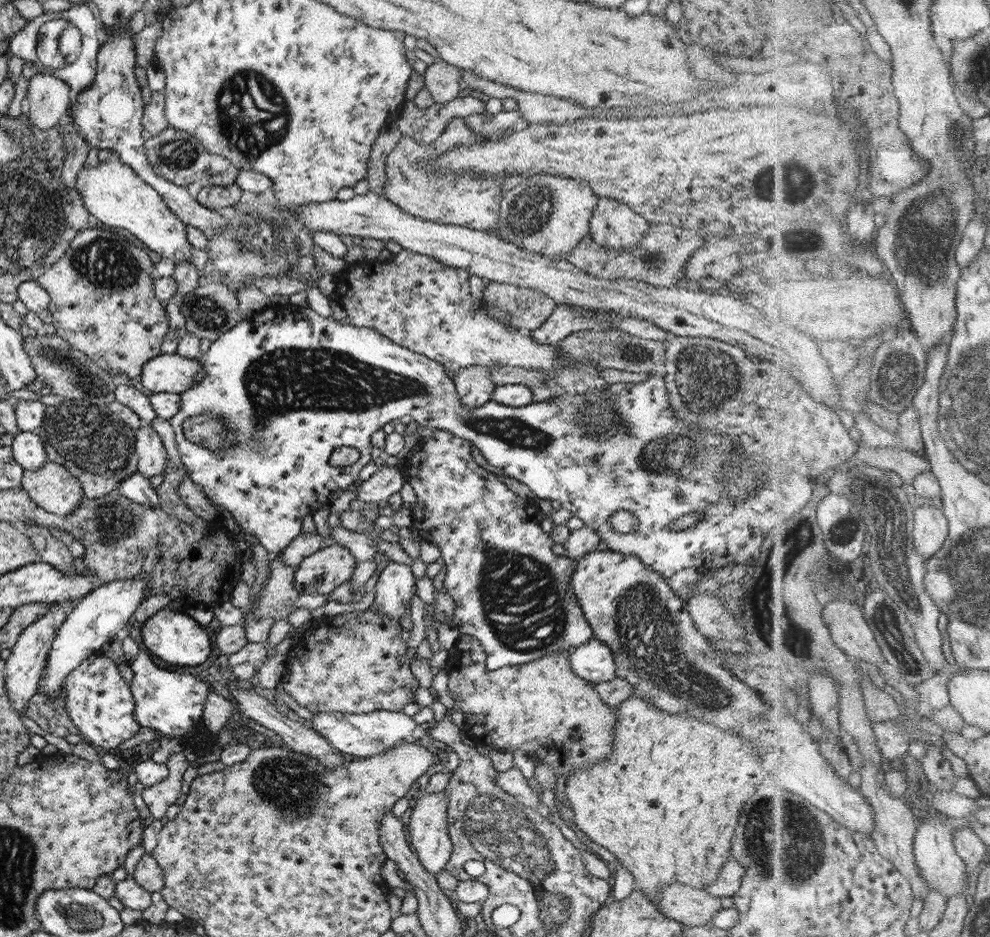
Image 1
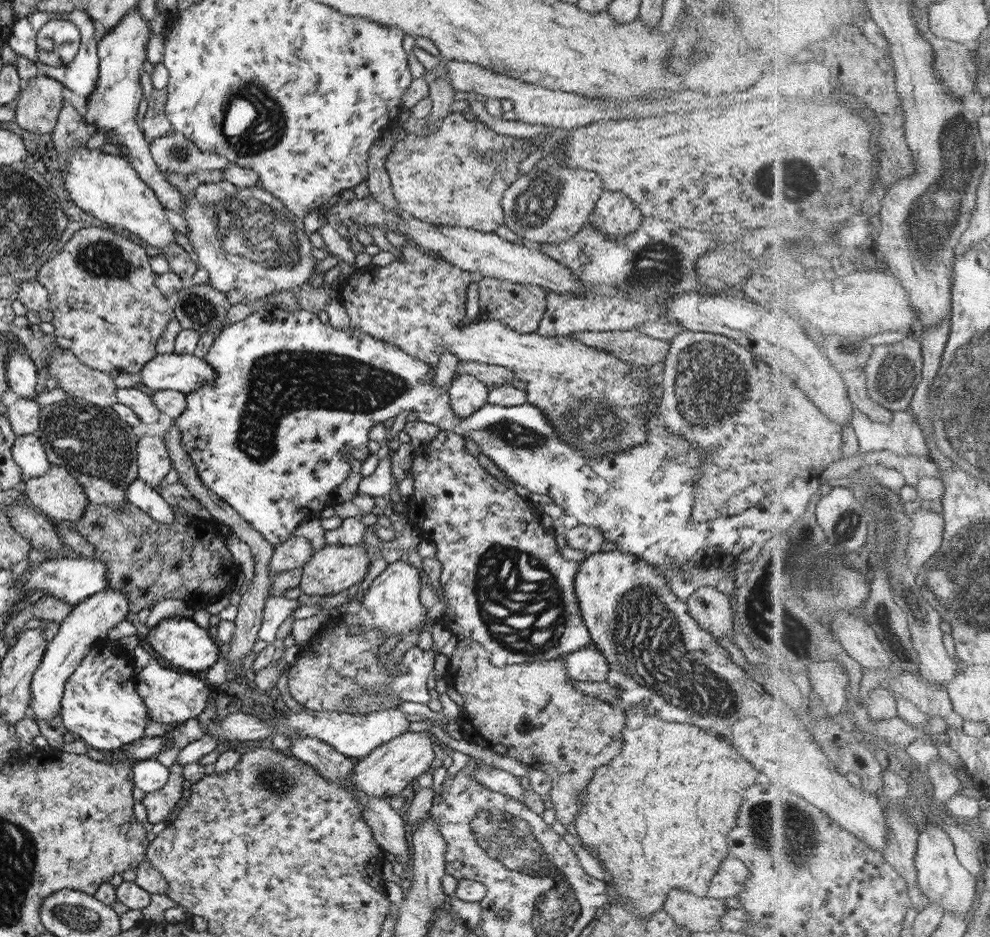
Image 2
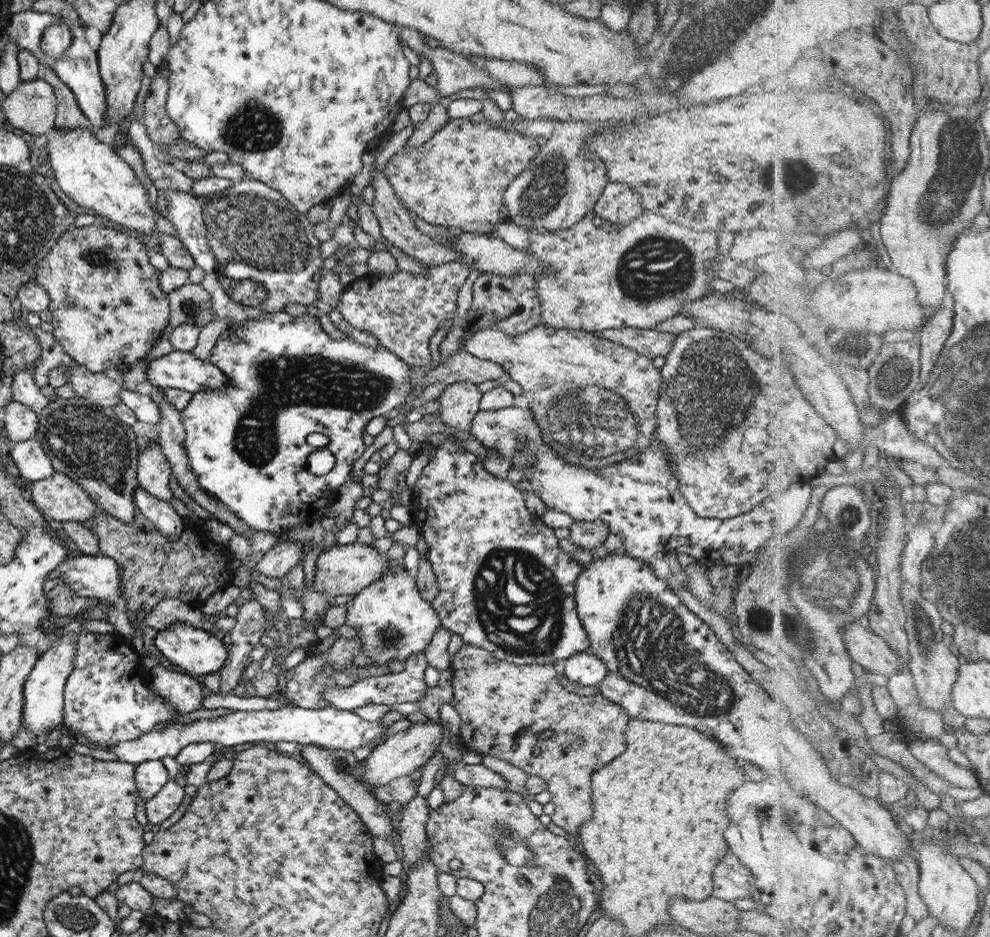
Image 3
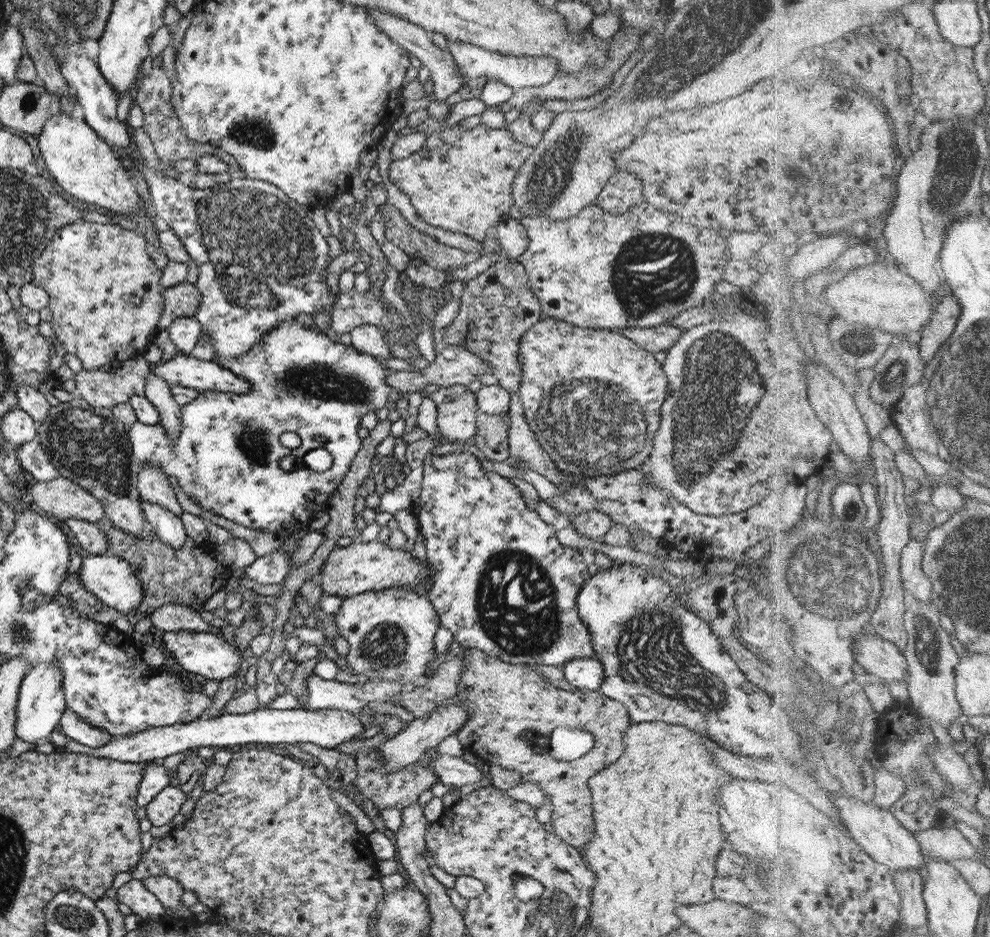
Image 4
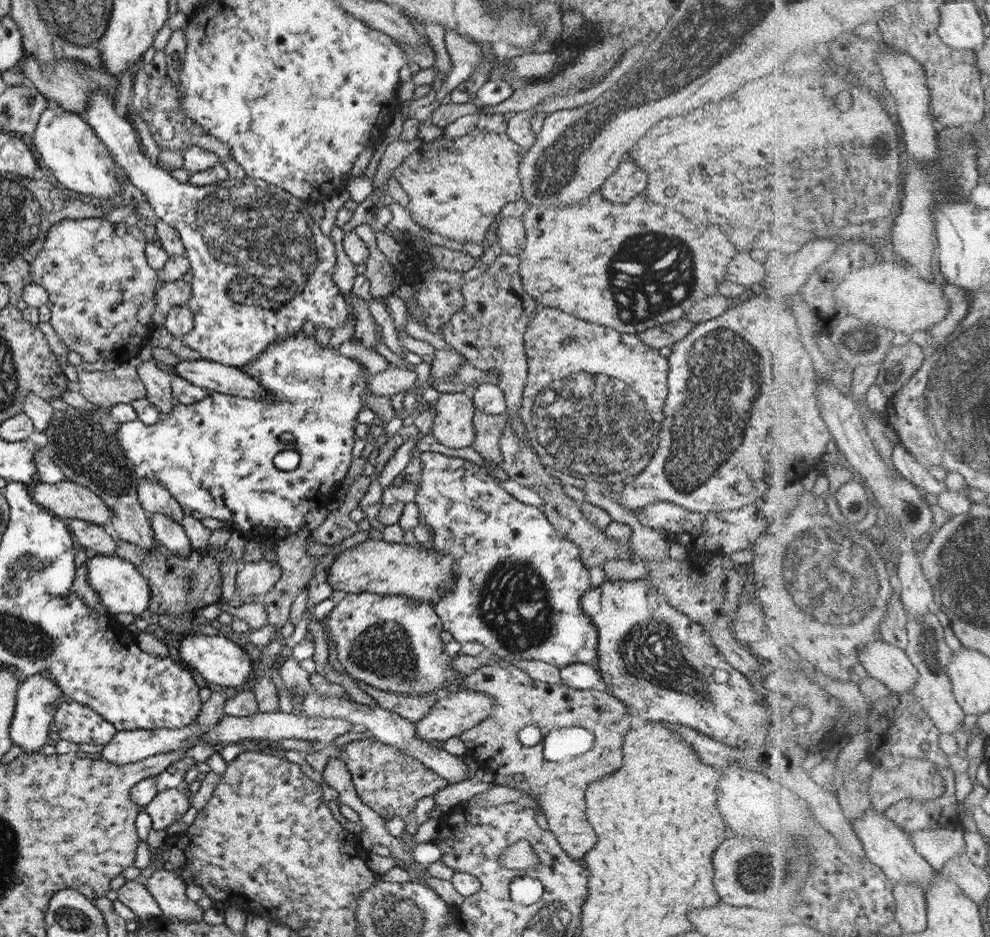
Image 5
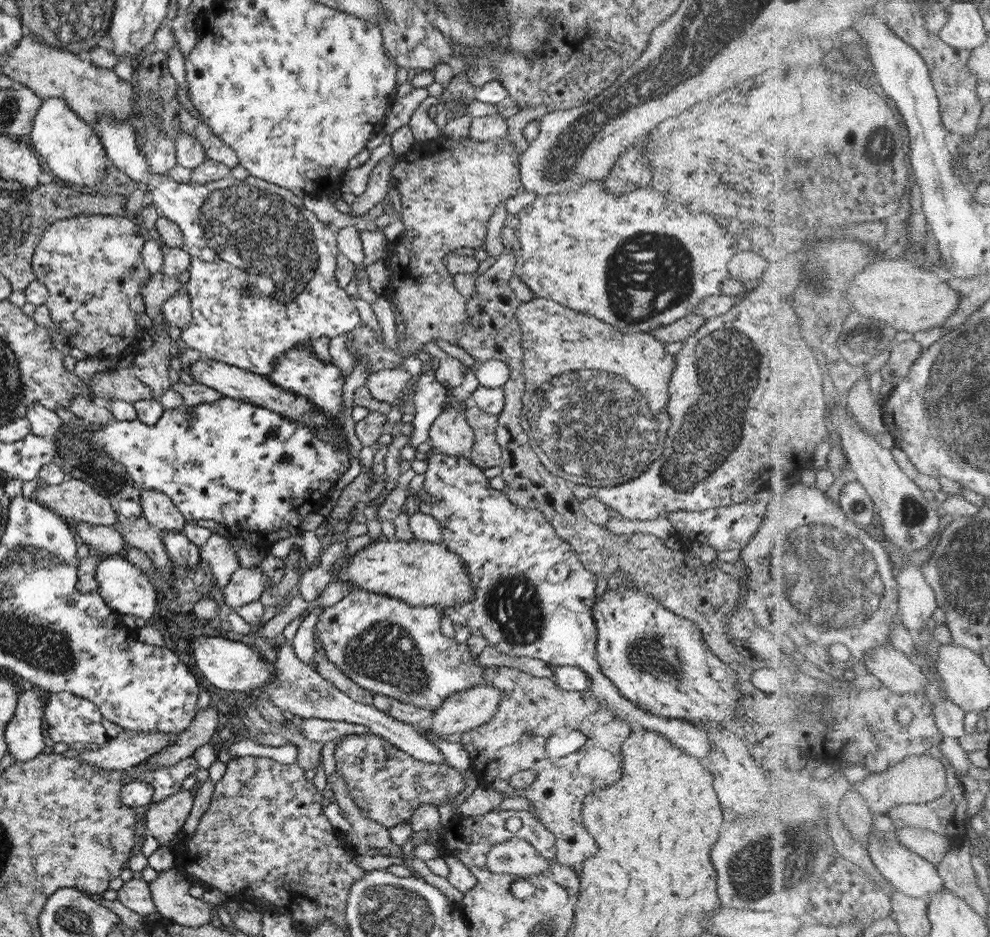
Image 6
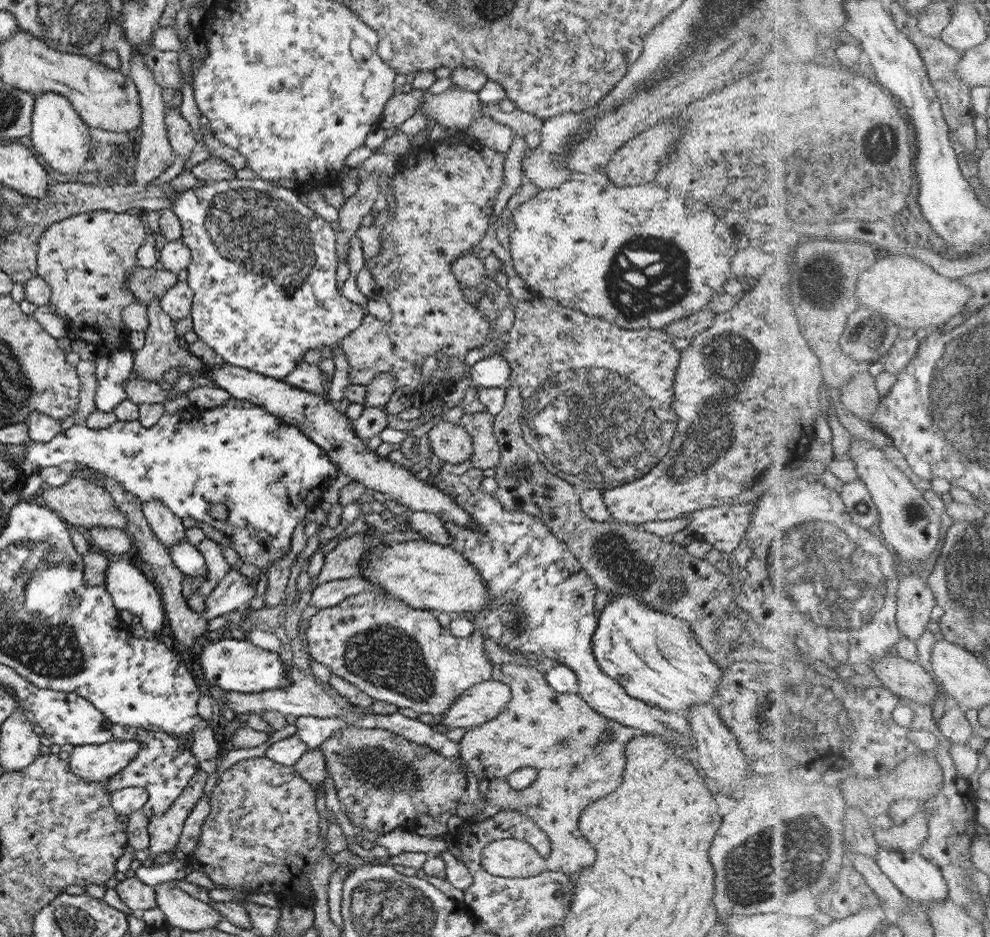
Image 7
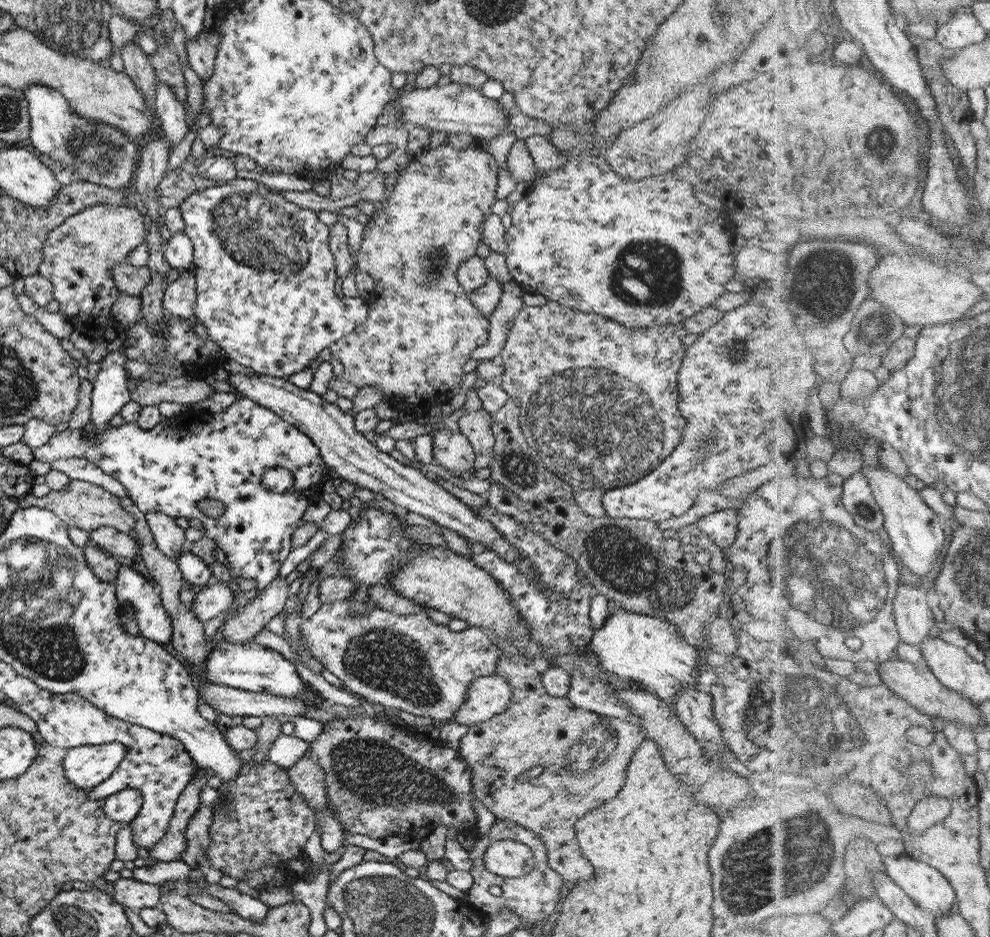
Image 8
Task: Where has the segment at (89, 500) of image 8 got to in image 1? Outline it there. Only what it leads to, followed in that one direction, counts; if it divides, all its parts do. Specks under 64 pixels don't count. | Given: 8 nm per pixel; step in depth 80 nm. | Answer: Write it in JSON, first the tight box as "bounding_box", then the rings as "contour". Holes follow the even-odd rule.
{"bounding_box":[18,460,84,516],"contour":[[[49,460],[35,470],[22,469],[18,488],[26,492],[35,506],[59,516],[70,515],[84,496],[78,480],[66,468]]]}

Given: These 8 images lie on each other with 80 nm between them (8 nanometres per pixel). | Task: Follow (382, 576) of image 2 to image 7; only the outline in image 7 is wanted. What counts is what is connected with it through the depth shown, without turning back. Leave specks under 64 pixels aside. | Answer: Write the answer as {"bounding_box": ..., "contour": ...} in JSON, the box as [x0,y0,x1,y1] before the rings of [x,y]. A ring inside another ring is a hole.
{"bounding_box":[305,592,493,719],"contour":[[[361,592],[331,608],[319,609],[306,621],[305,638],[310,658],[327,667],[331,675],[357,686],[373,700],[398,706],[410,715],[429,714],[436,719],[466,688],[490,679],[493,666],[484,655],[482,632],[474,628],[467,637],[455,637],[439,624],[437,613],[406,606],[394,597]]]}

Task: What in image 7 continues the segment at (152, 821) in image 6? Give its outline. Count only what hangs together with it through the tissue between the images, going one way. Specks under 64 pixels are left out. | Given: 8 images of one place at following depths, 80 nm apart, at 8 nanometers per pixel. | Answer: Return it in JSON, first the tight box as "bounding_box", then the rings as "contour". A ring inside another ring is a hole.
{"bounding_box":[141,770,208,865],"contour":[[[203,770],[195,771],[195,780],[179,793],[179,796],[173,800],[173,804],[165,810],[165,814],[153,815],[148,820],[146,830],[148,832],[149,856],[141,861],[141,865],[153,865],[153,857],[161,852],[174,852],[179,835],[181,834],[184,820],[193,810],[196,800],[201,794],[201,786],[205,784],[205,778],[208,774]]]}

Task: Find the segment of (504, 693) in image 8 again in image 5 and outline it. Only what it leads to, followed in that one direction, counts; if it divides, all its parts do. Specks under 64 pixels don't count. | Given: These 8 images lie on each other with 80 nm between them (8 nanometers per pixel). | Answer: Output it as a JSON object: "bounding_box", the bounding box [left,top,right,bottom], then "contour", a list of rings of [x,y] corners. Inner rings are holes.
{"bounding_box":[414,688,492,745],"contour":[[[459,688],[440,697],[428,712],[414,723],[414,736],[433,745],[440,745],[444,740],[460,735],[464,730],[483,720],[490,713],[492,704],[492,696],[489,693],[465,691]]]}

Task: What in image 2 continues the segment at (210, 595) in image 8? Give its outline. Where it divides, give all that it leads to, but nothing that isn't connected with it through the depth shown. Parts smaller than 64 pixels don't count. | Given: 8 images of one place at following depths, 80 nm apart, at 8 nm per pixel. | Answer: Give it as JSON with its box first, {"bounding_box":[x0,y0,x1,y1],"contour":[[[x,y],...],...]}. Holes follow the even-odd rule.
{"bounding_box":[267,537,311,575],"contour":[[[291,537],[285,543],[272,546],[272,549],[267,572],[274,575],[285,570],[302,568],[311,553],[311,542],[302,537]]]}

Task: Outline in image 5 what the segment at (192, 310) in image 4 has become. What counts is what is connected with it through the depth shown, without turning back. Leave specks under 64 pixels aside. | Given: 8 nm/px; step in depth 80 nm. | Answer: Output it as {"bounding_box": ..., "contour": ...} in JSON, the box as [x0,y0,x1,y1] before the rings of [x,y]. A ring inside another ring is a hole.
{"bounding_box":[152,278,191,325],"contour":[[[182,278],[169,282],[159,280],[154,292],[156,306],[152,314],[153,325],[163,325],[167,311],[172,306],[186,304],[191,295],[190,284]]]}

